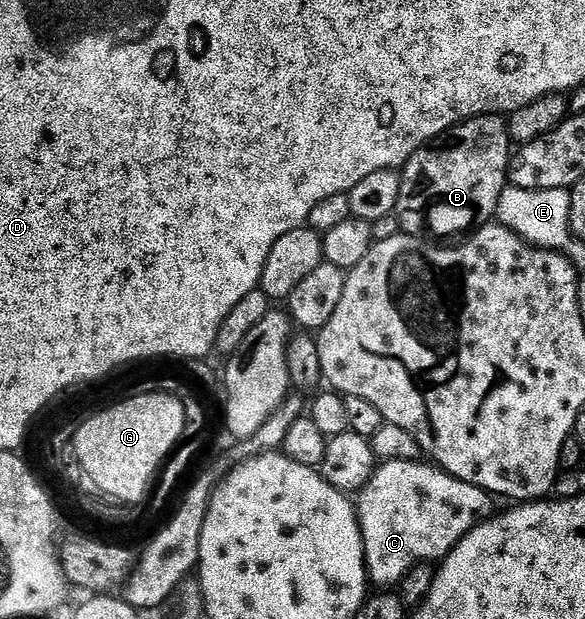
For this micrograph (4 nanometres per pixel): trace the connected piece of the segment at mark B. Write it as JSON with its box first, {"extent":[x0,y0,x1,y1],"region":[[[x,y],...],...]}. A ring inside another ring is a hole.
{"extent":[396,115,512,236],"region":[[[501,115],[475,116],[474,119],[453,129],[448,139],[442,143],[414,152],[401,169],[402,190],[396,215],[401,220],[403,233],[422,234],[425,233],[422,232],[425,228],[431,228],[438,236],[454,236],[457,232],[469,233],[495,219],[500,194],[504,194],[508,187],[508,177],[512,172],[512,141],[507,121]]]}

